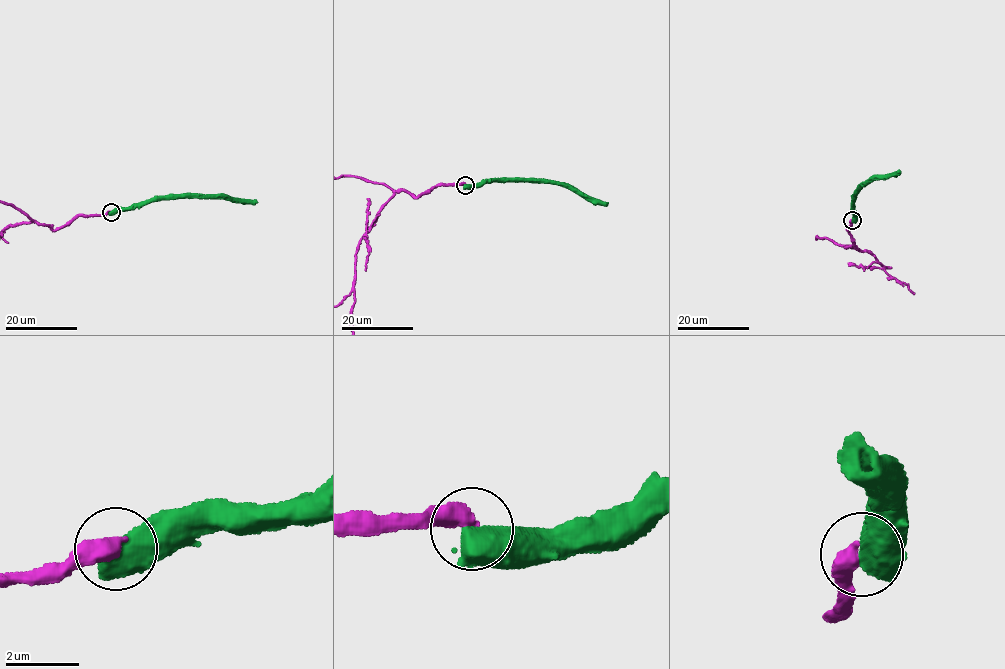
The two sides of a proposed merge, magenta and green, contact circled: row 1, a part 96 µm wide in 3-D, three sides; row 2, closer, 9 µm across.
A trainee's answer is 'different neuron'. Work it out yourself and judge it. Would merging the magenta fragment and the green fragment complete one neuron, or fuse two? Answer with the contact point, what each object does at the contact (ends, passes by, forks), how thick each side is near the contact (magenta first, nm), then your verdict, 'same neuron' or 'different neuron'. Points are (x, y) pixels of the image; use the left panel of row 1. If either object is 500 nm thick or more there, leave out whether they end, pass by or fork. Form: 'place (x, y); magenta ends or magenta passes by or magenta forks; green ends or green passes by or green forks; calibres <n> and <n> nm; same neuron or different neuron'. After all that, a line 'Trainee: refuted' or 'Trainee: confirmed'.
place (111, 212); calibres 500 and 750 nm; different neuron
Trainee: confirmed

